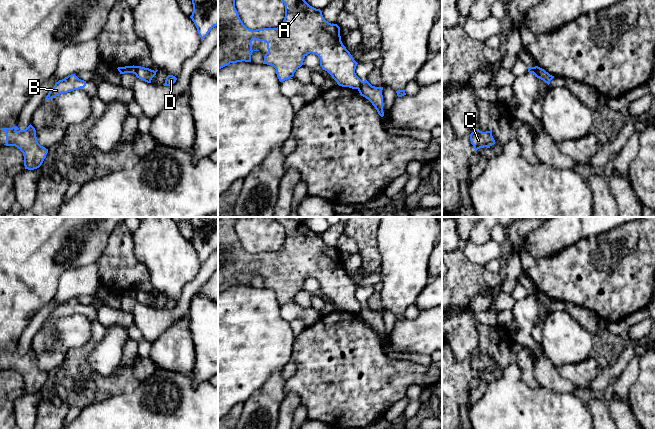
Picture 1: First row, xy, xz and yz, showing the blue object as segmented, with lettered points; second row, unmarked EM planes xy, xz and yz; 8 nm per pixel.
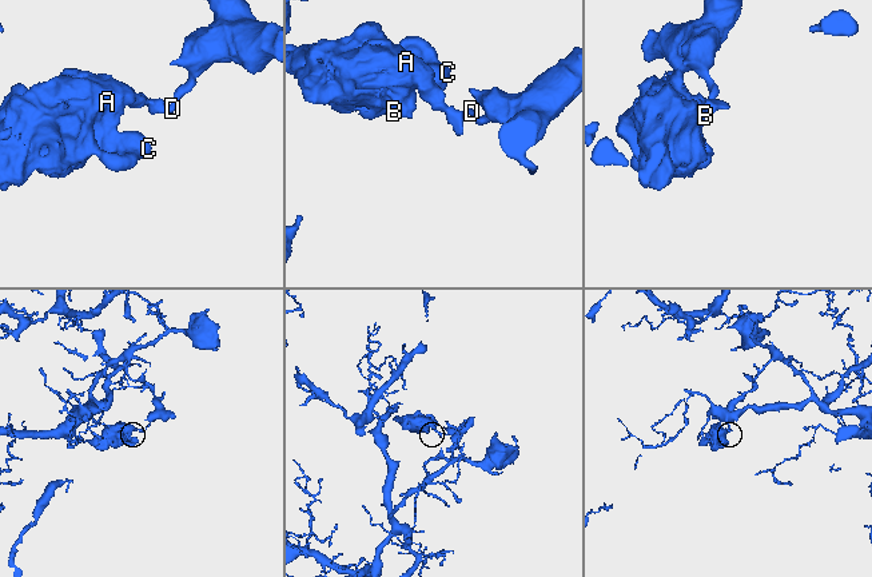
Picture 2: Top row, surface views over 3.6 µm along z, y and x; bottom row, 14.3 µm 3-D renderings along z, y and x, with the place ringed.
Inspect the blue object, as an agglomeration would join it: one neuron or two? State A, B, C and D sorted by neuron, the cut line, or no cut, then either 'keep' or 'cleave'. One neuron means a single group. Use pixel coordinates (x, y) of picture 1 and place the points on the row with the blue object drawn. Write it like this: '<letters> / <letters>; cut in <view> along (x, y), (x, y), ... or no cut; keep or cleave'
A B C / D; cut in xy along (136, 66), (134, 73); cleave

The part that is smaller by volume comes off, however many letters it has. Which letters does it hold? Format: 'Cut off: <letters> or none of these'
Cut off: A, B, C

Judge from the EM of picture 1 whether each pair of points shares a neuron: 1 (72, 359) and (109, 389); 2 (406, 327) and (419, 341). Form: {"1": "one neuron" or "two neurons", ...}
{"1": "one neuron", "2": "one neuron"}

